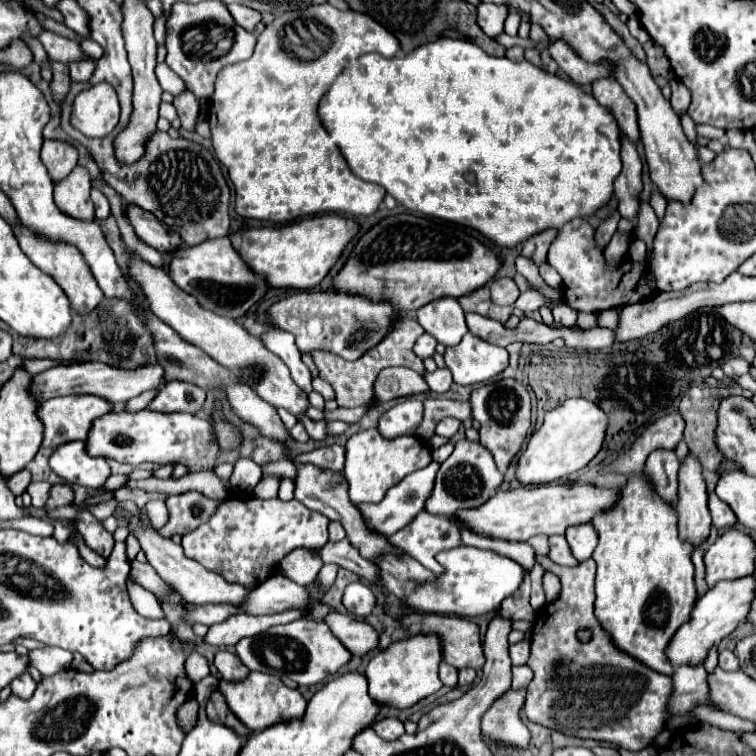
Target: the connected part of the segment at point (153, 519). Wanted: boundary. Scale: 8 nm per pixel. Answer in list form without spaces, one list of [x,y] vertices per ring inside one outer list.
[[[151,500],[143,506],[147,518],[149,518],[149,524],[153,528],[161,528],[165,522],[167,522],[167,508],[165,508],[165,502],[163,500]]]

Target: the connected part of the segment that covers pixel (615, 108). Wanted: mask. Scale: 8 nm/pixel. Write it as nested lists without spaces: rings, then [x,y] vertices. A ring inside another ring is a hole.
[[[609,76],[609,78],[603,78],[603,80],[595,80],[591,86],[593,86],[595,100],[601,106],[605,106],[615,116],[615,120],[619,120],[619,126],[623,128],[623,132],[627,132],[627,136],[633,142],[637,142],[640,132],[635,104],[623,92],[619,82]]]

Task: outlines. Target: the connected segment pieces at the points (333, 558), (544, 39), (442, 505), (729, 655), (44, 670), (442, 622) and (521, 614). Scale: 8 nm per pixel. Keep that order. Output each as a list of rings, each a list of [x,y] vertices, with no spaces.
[[[339,540],[339,542],[327,542],[323,548],[317,548],[315,554],[323,560],[323,562],[335,562],[341,568],[353,570],[355,574],[359,574],[361,578],[375,582],[375,568],[371,568],[371,562],[365,560],[359,550],[347,540]]]
[[[535,24],[531,25],[530,38],[537,44],[537,49],[539,52],[542,52],[547,48],[549,37],[540,26]]]
[[[463,438],[455,444],[453,454],[441,464],[437,478],[435,478],[435,488],[427,502],[429,508],[425,508],[425,510],[431,514],[437,514],[437,516],[443,516],[443,514],[453,514],[457,510],[477,508],[495,494],[495,490],[499,488],[501,482],[503,482],[503,474],[497,470],[491,452],[487,448],[483,448],[479,442],[471,442],[471,440]]]
[[[719,650],[719,666],[723,670],[739,670],[739,660],[731,650]]]
[[[45,646],[45,648],[29,650],[27,658],[29,658],[29,664],[35,666],[43,676],[51,676],[51,674],[55,674],[59,670],[71,668],[73,654],[67,652],[67,650],[61,650],[61,648]]]
[[[409,614],[403,620],[403,626],[409,628],[413,622],[421,622],[421,632],[435,632],[443,640],[443,660],[457,670],[473,668],[481,670],[485,664],[479,626],[471,620],[457,616],[423,616]]]
[[[525,572],[525,578],[517,588],[517,592],[513,592],[513,596],[507,596],[503,600],[501,604],[503,616],[511,616],[511,620],[533,620],[535,612],[529,604],[529,590],[531,590],[531,580],[529,572]]]

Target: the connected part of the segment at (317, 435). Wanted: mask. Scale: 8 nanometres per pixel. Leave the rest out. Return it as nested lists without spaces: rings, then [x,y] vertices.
[[[301,416],[301,418],[297,418],[297,420],[305,426],[307,434],[309,434],[313,440],[323,440],[323,438],[327,436],[327,434],[325,434],[325,420],[315,422],[315,420],[307,418],[307,416]]]

